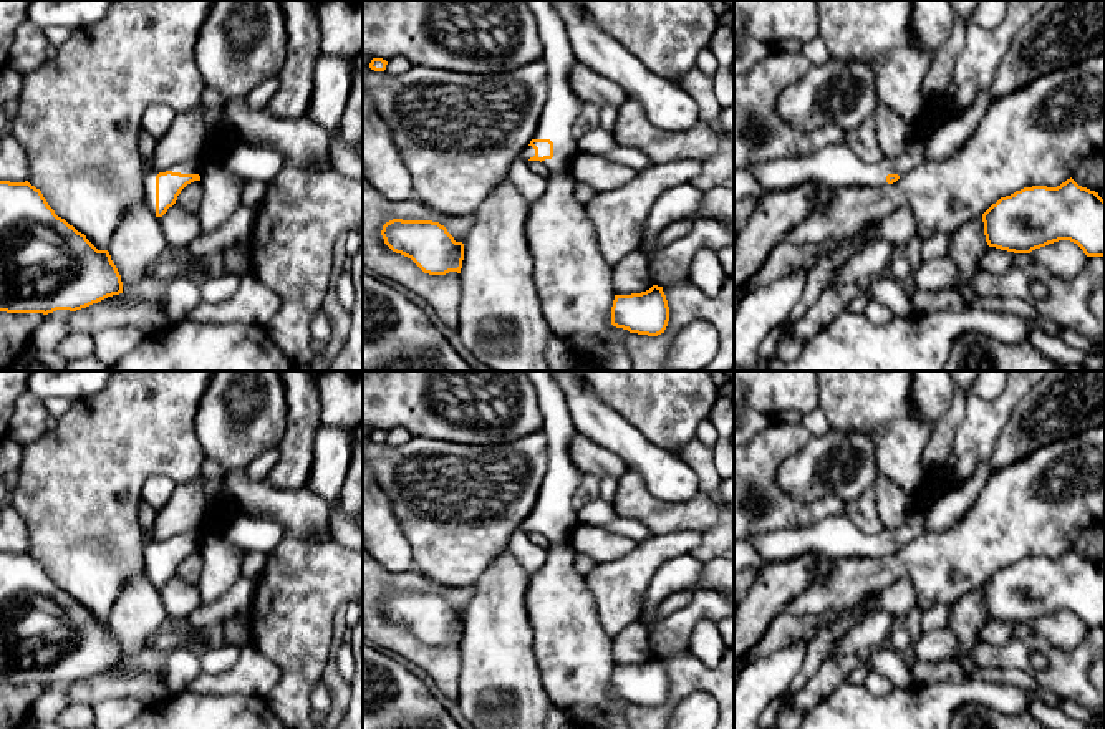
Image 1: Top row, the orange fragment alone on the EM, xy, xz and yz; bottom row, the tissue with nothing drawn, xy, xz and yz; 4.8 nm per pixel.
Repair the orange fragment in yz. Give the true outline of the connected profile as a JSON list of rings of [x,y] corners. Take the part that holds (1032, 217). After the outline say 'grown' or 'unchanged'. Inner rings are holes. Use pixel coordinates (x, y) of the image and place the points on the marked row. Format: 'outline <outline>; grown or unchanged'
outline [[[1072,177],[1057,187],[1032,186],[1001,197],[982,214],[982,222],[987,245],[1001,250],[1030,253],[1049,244],[1070,240],[1087,257],[1105,257],[1105,200]]]; unchanged

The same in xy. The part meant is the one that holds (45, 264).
outline [[[0,181],[0,311],[76,311],[123,293],[108,250],[98,250],[48,205],[41,191],[25,182]]]; unchanged

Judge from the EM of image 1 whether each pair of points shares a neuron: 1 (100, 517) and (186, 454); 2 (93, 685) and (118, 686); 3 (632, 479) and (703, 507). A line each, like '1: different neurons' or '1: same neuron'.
1: same neuron
2: same neuron
3: same neuron

